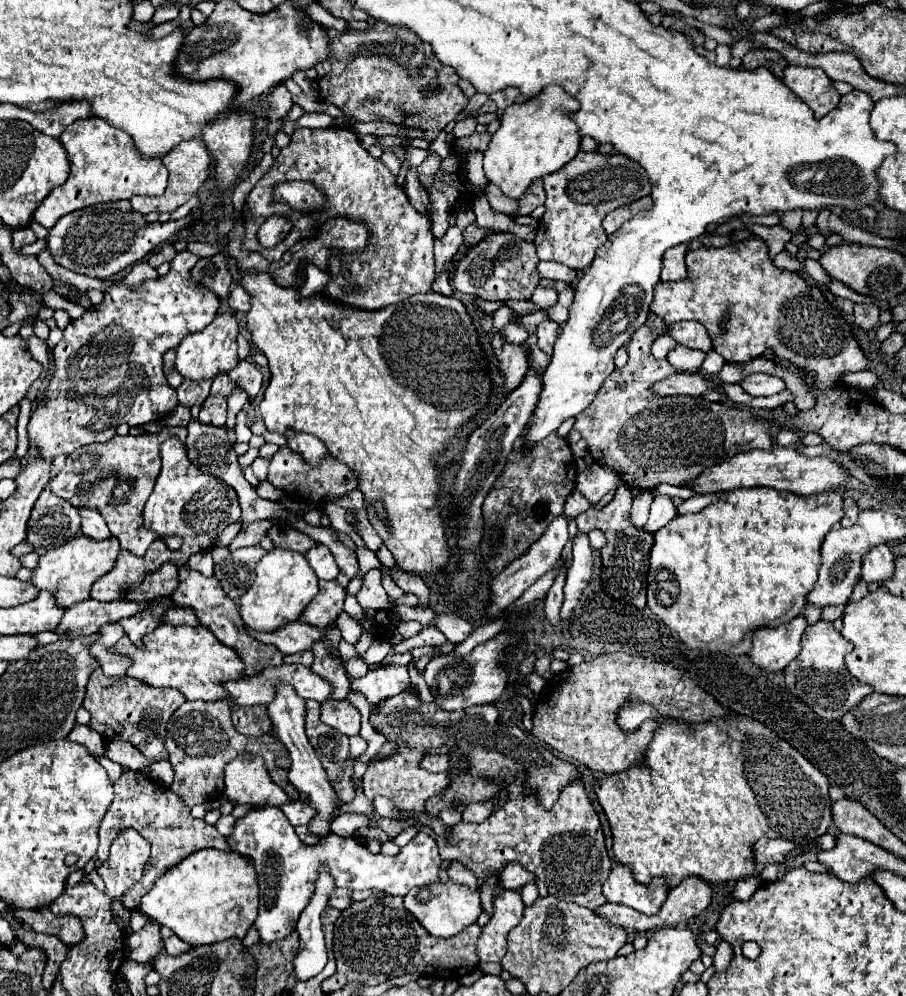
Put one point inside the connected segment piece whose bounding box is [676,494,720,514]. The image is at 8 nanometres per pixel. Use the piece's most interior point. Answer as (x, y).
(696, 503)

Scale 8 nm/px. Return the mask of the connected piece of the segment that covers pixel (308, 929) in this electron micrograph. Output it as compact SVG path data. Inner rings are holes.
M322 868L320 878L316 882L316 892L296 924L300 946L294 958L294 974L298 980L310 980L318 976L328 962L324 934L320 928L320 914L328 908L328 896L332 890L334 890L334 878Z

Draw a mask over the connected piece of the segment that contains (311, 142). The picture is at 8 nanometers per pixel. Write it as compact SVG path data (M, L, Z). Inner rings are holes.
M334 126L324 130L294 130L290 144L280 150L280 156L274 160L272 168L246 198L246 204L242 208L242 220L246 228L242 248L248 252L258 252L266 260L276 262L296 242L316 236L316 232L336 216L346 216L354 222L366 222L370 240L366 248L356 254L338 252L330 256L326 272L330 274L330 278L348 274L350 288L334 288L334 296L328 296L328 300L344 304L346 308L364 308L368 312L374 312L402 302L414 294L430 292L430 286L434 282L434 238L430 232L430 220L408 202L404 190L396 186L396 176L392 176L380 160L372 158L368 150L364 150L358 136L350 128ZM290 180L312 182L326 196L326 204L314 212L294 212L294 208L276 202L272 194L274 186ZM272 214L286 214L294 222L294 228L282 244L274 248L262 248L264 252L258 252L256 232L260 224Z

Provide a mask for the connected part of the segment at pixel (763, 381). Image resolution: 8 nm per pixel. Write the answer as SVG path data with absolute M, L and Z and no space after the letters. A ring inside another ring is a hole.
M750 374L742 382L738 382L750 396L772 396L776 392L786 390L786 384L778 376L770 374Z

